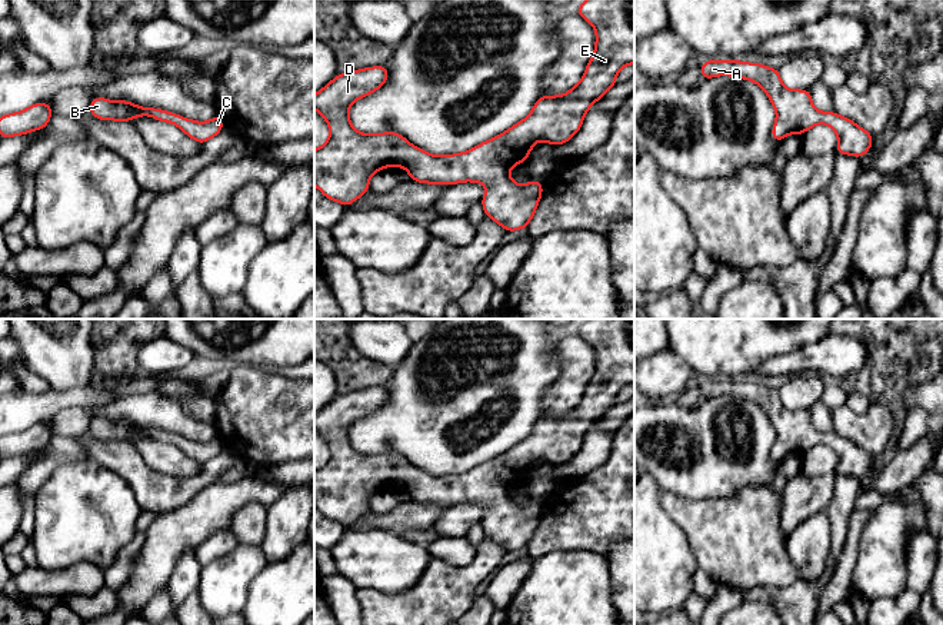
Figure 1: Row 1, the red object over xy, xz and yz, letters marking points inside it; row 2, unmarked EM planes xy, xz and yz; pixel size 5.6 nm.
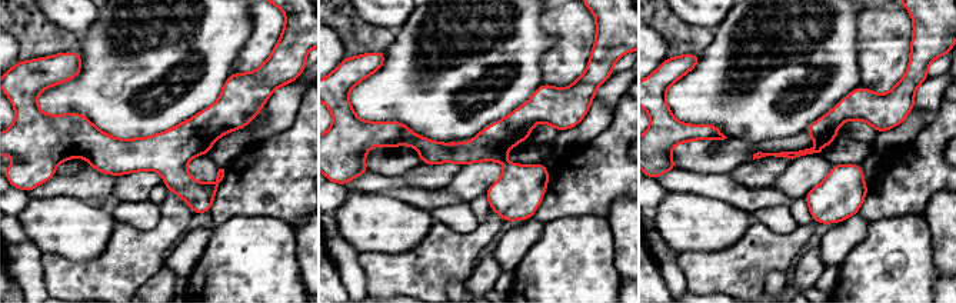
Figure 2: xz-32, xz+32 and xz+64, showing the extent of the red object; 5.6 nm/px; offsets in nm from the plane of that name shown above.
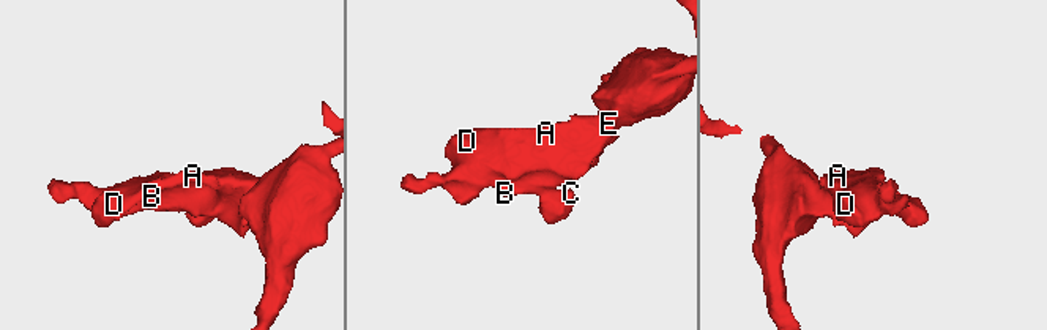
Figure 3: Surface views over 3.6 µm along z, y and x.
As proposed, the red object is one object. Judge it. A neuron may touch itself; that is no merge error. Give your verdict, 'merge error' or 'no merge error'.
no merge error

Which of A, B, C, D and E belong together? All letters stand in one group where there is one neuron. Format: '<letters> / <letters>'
A B C D E

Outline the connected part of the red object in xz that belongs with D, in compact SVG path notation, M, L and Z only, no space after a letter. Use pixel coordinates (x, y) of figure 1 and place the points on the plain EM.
M589 319L576 328L576 333L596 349L594 373L583 399L562 416L542 415L527 438L464 473L434 476L409 463L396 452L377 455L357 452L349 439L349 428L380 409L387 402L389 389L374 386L336 395L314 415L314 429L326 439L330 449L329 461L314 471L314 505L326 519L347 528L370 511L369 499L373 493L393 485L406 489L410 501L419 503L477 502L489 506L480 522L486 536L502 545L506 553L527 549L540 522L543 502L530 499L522 506L510 499L509 491L529 479L530 471L539 461L549 462L552 468L569 462L582 449L590 426L616 405L617 393L626 385L634 385L634 319Z

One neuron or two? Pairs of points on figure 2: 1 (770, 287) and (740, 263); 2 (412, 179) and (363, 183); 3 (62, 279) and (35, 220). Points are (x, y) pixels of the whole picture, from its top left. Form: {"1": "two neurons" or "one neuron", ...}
{"1": "two neurons", "2": "two neurons", "3": "two neurons"}

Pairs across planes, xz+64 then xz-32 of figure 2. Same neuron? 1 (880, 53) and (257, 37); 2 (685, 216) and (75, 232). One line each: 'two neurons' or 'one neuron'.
1: one neuron
2: one neuron

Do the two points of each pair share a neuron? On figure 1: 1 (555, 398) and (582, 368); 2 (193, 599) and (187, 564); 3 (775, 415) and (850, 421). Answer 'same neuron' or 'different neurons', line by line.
1: same neuron
2: different neurons
3: different neurons

